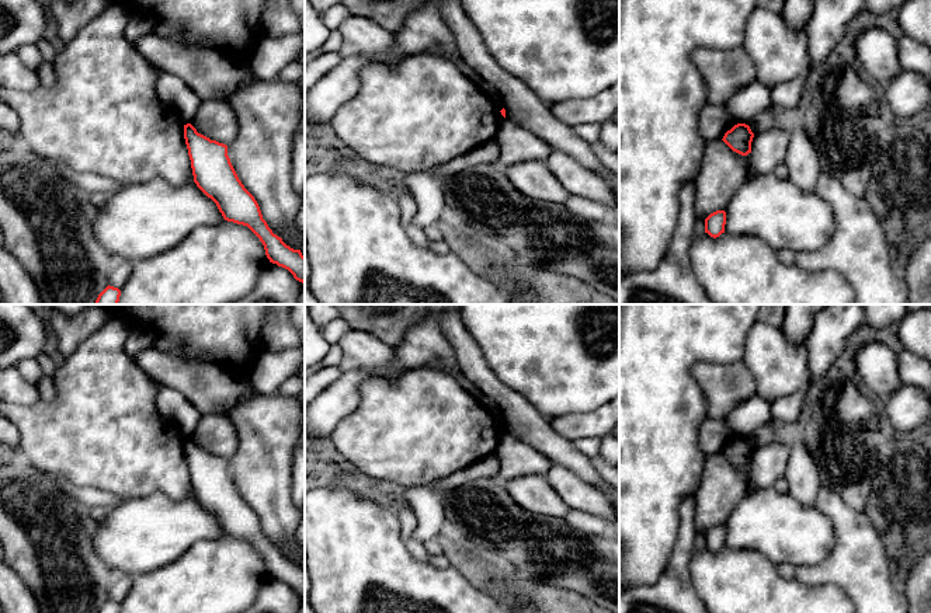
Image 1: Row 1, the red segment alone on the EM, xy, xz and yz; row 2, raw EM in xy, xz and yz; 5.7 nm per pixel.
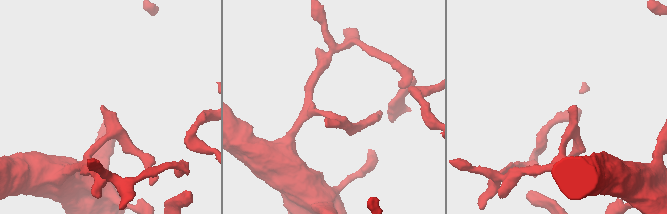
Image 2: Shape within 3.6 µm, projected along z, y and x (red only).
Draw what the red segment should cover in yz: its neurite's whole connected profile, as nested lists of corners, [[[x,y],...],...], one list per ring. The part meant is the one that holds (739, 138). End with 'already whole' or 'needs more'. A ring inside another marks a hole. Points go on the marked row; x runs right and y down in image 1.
[[[737,123],[723,136],[723,142],[736,153],[747,156],[751,153],[754,133],[746,123]]] | already whole

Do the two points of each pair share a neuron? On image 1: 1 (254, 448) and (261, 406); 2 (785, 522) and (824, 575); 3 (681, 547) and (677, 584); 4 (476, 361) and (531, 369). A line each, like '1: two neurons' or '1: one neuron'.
1: one neuron
2: two neurons
3: one neuron
4: two neurons

